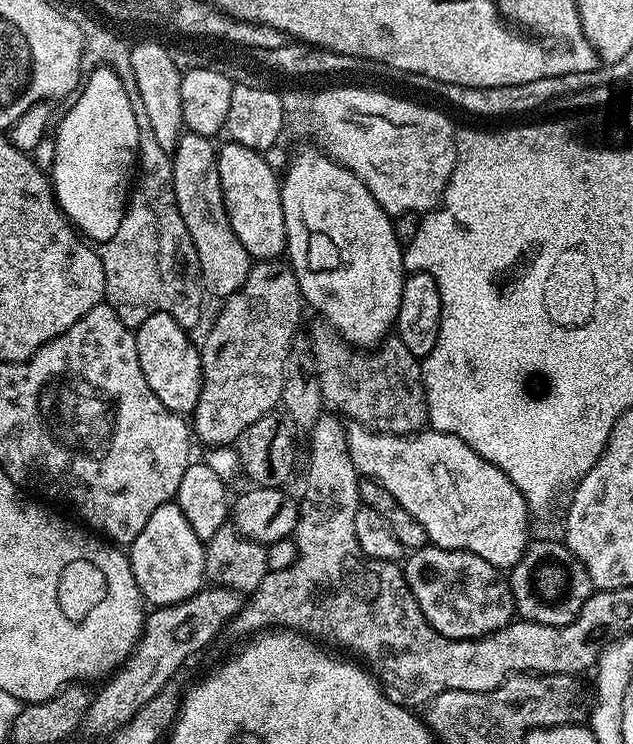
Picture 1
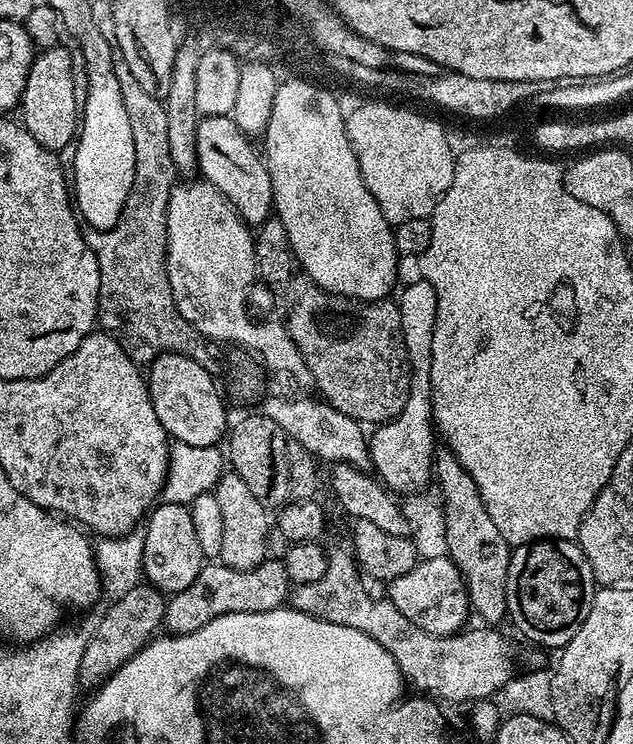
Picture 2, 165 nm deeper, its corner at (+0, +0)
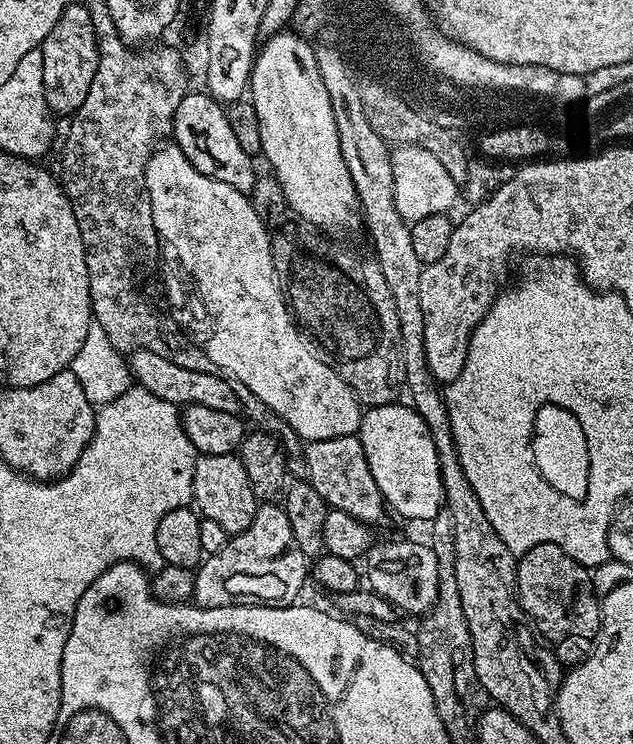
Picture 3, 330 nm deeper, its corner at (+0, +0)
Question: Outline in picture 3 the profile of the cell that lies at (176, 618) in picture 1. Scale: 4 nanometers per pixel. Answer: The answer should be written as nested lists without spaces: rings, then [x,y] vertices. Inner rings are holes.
[[[264,502],[254,514],[254,522],[237,536],[229,536],[218,554],[205,556],[195,569],[191,599],[198,608],[221,608],[231,604],[255,604],[286,608],[301,599],[304,579],[310,576],[310,560],[294,538],[294,526],[279,503]]]

